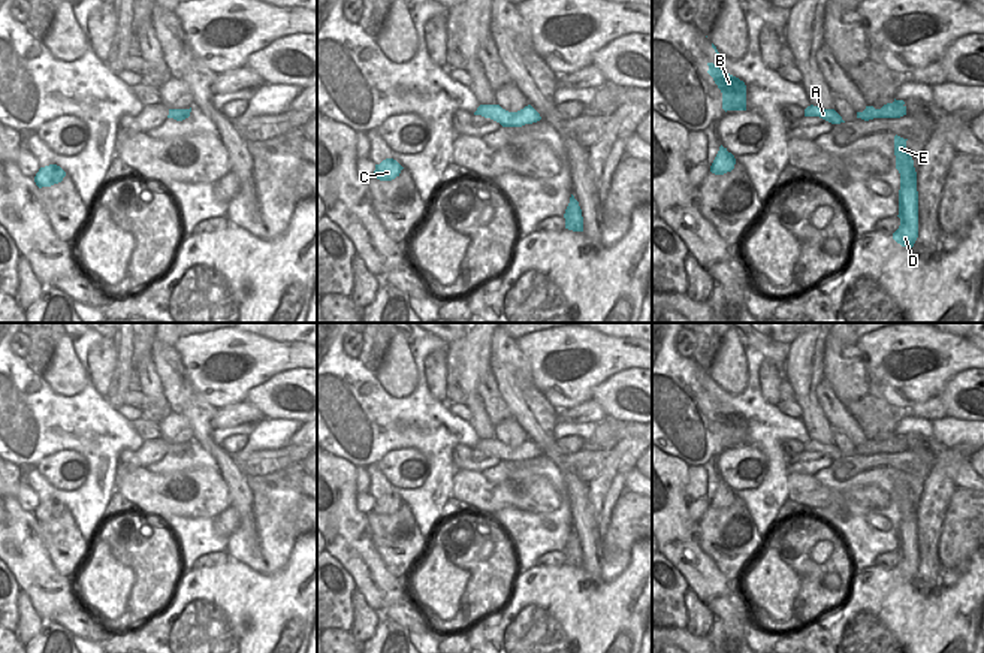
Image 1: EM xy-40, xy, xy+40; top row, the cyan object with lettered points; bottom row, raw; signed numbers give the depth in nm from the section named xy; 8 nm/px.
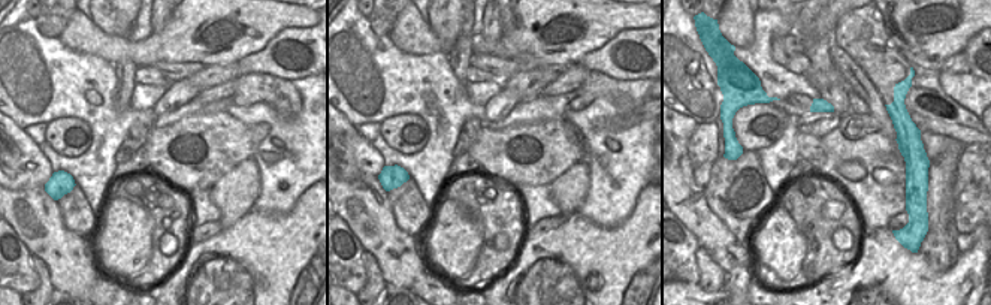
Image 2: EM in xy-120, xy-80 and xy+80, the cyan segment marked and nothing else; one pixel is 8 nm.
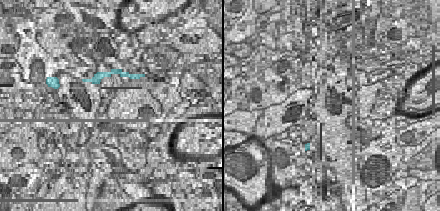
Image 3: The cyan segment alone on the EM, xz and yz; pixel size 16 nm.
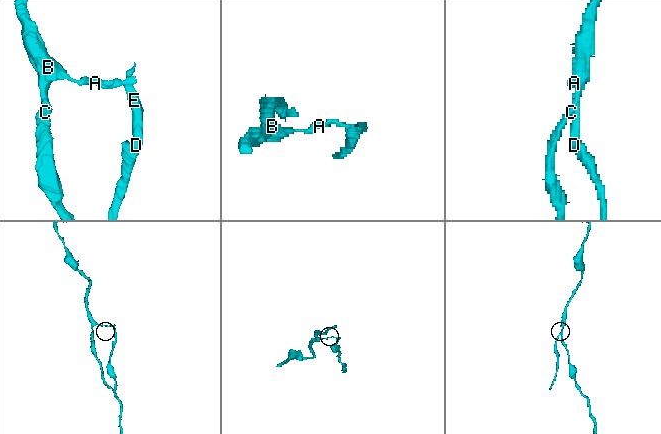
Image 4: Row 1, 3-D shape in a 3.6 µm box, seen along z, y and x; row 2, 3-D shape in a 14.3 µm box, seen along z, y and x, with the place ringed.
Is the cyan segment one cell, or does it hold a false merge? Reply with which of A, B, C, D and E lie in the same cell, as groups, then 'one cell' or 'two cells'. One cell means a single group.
A B C / D E; two cells

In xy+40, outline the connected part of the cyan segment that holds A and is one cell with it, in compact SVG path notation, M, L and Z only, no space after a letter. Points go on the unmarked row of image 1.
M811 439L805 444L805 451L820 451L831 459L845 457L834 444L822 444L822 442L814 441L814 439Z

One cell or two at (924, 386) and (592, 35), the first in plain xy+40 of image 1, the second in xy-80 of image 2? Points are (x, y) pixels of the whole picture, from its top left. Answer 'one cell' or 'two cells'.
one cell

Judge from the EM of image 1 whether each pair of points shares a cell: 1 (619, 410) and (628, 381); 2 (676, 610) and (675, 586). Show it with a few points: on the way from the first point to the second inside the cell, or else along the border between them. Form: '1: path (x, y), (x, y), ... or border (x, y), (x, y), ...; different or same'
1: path (615, 402), (615, 392), (621, 387); same
2: path (675, 604), (675, 592); same

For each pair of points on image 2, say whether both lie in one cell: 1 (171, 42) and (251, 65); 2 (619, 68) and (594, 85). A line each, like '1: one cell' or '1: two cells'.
1: two cells
2: two cells

